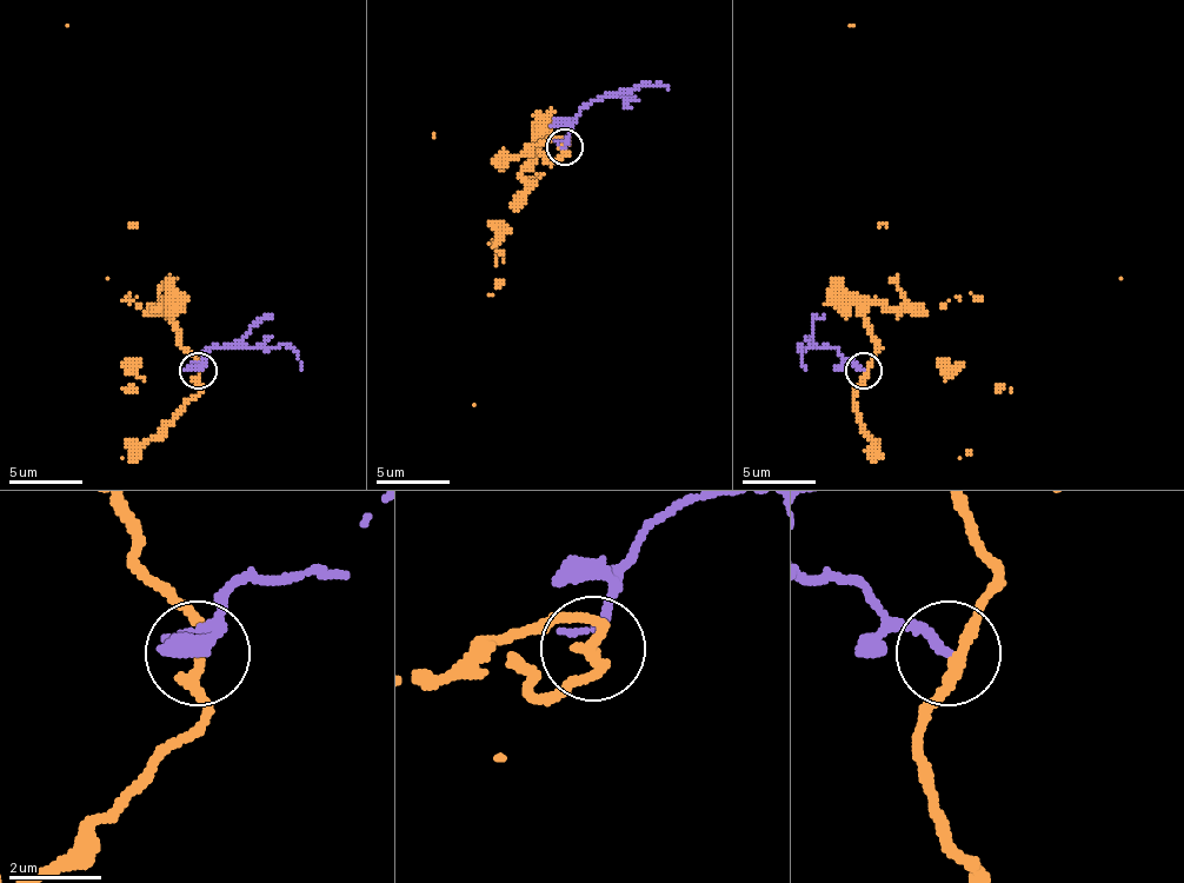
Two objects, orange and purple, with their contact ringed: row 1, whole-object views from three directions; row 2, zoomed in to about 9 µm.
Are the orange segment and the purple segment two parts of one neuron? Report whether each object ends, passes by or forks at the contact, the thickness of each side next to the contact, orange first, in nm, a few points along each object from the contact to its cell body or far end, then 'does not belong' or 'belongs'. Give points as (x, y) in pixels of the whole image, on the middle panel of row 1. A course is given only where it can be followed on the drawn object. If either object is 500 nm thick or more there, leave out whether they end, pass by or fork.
orange passes by; purple passes by; 240 nm thick on the orange side, 140 nm on the other; orange runs (565, 148), (547, 163), (539, 148), (521, 173), (525, 188), (536, 181), (503, 170), (433, 133); purple runs (565, 148), (577, 115), (594, 100), (653, 86), (667, 90); does not belong

